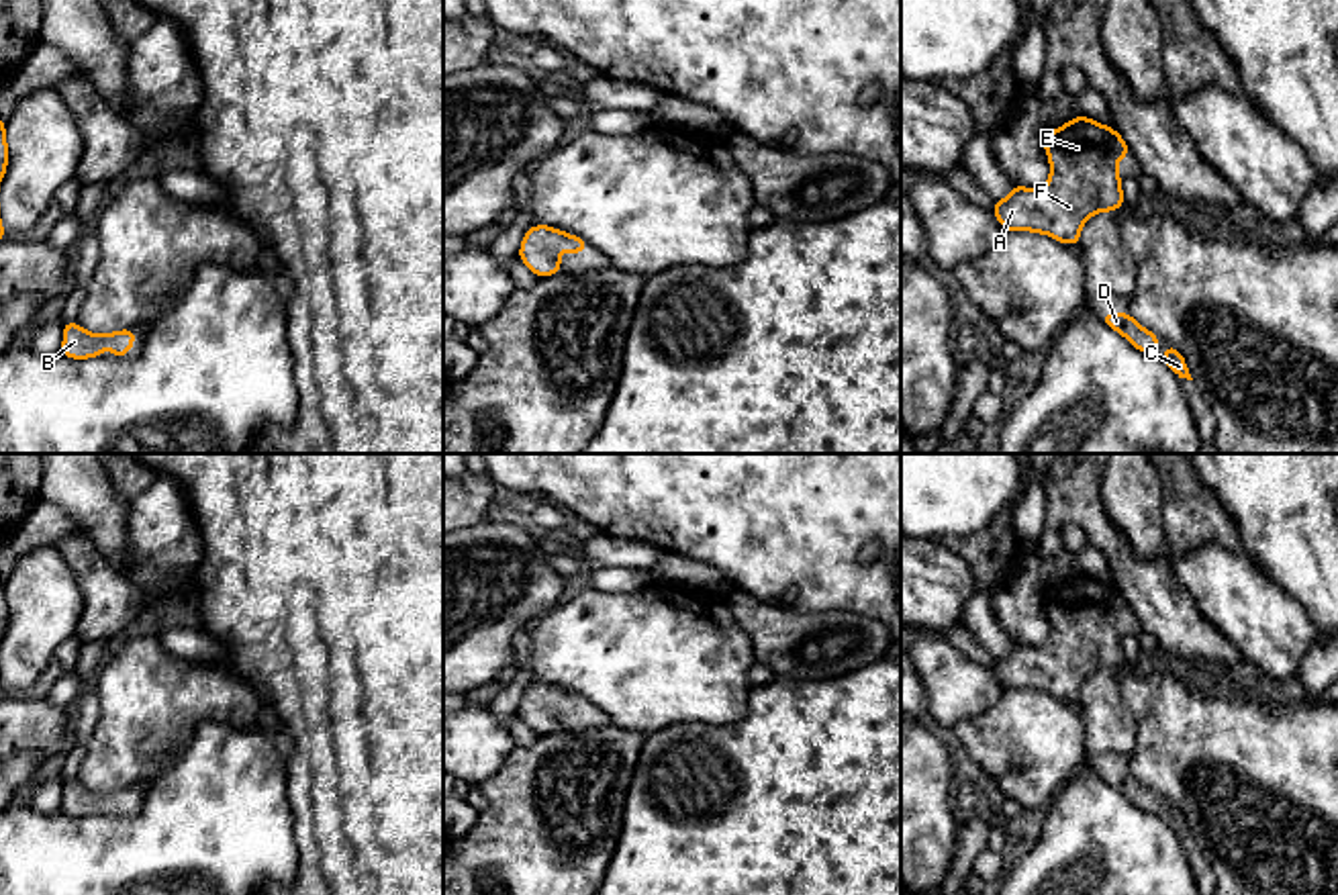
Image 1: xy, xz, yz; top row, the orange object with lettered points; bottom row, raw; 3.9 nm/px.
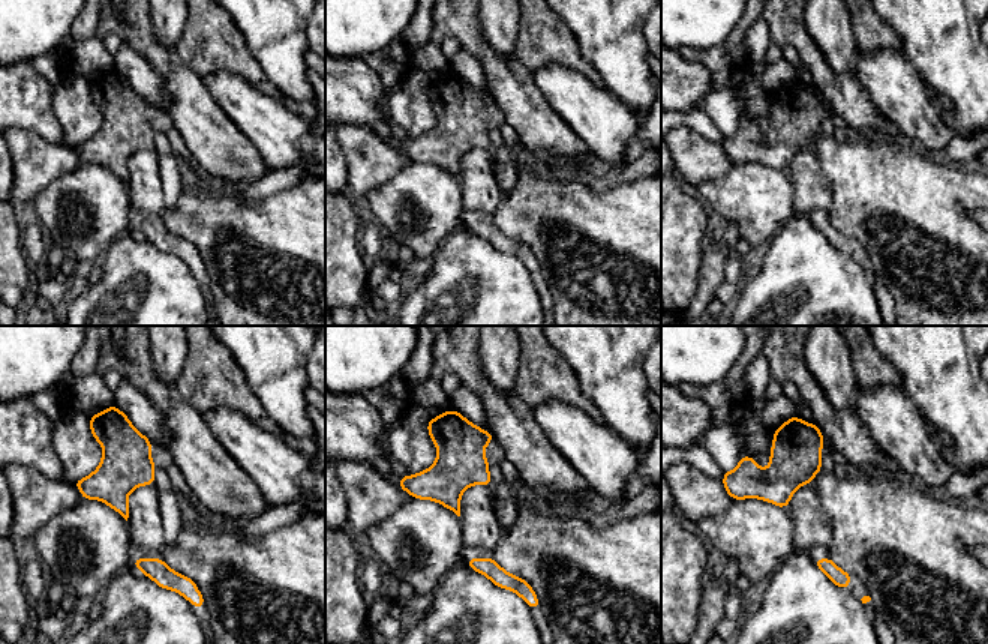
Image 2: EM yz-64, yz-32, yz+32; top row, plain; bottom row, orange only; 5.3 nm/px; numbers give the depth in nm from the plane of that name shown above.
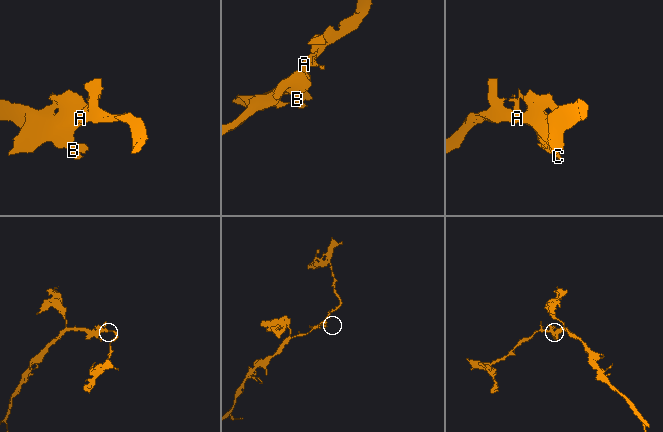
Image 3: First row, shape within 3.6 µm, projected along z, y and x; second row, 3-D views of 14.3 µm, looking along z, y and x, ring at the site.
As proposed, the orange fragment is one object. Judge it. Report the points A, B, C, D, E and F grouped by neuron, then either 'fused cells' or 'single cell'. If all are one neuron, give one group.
A B C D E F; single cell

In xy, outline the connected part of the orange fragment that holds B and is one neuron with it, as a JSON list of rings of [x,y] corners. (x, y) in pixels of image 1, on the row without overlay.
[[[76,779],[63,781],[61,811],[69,817],[98,815],[104,805],[108,805],[116,815],[127,815],[129,805],[135,801],[135,787],[94,793],[82,787]]]

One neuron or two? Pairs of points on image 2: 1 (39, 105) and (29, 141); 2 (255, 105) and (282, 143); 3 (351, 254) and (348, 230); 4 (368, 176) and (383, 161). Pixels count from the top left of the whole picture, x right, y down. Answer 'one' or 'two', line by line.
1: two
2: one
3: one
4: one

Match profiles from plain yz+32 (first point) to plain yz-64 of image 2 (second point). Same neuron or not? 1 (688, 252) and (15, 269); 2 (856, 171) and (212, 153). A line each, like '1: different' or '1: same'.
1: same
2: different

